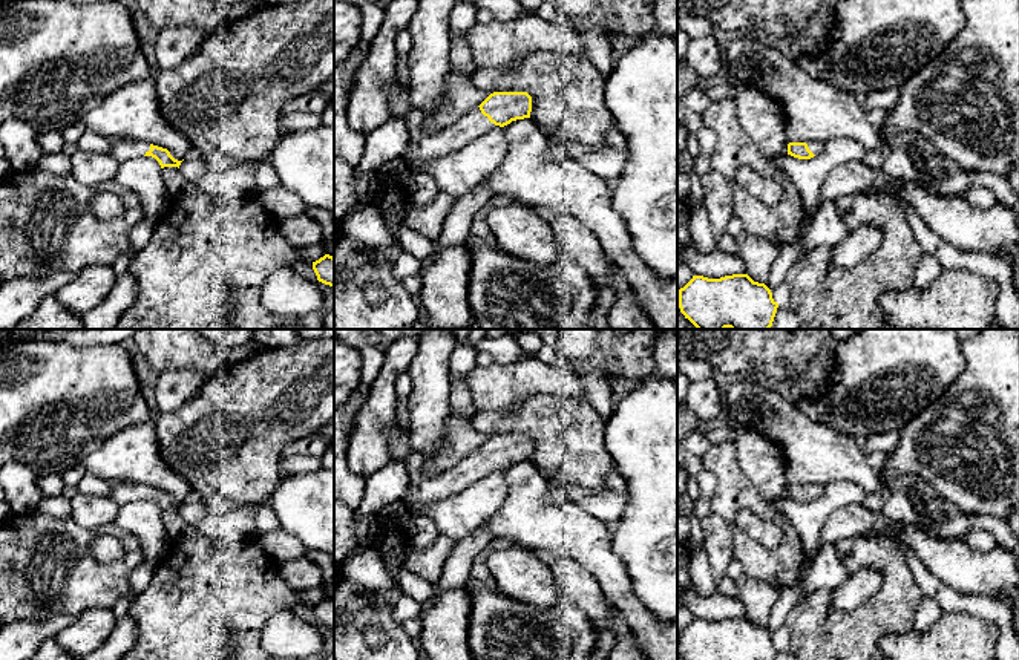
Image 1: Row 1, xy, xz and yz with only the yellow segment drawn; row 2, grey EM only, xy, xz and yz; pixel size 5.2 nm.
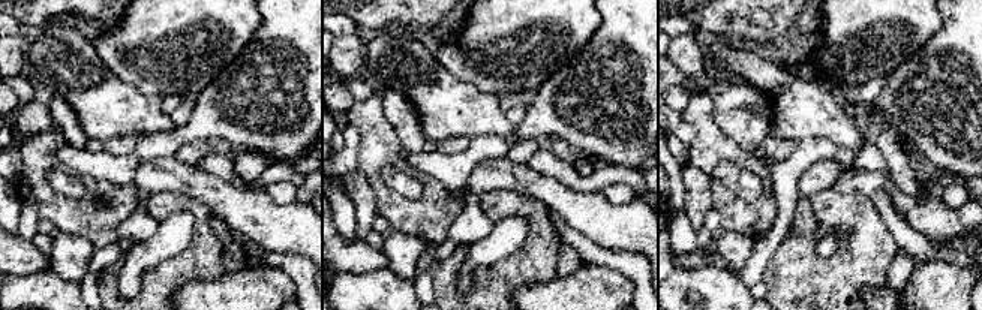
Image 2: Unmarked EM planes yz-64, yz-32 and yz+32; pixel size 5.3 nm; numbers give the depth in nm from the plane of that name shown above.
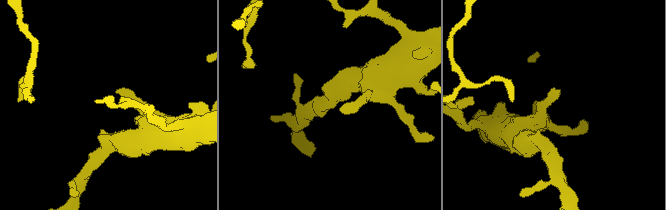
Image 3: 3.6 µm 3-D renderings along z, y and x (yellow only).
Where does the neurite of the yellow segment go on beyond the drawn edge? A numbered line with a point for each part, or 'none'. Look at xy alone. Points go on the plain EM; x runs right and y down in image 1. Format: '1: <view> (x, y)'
1: xy (123, 493)

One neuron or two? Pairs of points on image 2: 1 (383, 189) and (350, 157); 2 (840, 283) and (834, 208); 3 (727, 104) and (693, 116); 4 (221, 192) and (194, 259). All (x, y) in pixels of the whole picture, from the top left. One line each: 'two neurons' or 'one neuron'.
1: two neurons
2: one neuron
3: two neurons
4: two neurons

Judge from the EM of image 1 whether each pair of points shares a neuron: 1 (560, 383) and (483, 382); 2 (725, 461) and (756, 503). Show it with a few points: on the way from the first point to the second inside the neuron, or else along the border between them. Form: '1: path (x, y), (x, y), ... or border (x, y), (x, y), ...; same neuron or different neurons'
1: path (541, 382), (501, 382); same neuron
2: path (727, 472), (745, 492); same neuron

